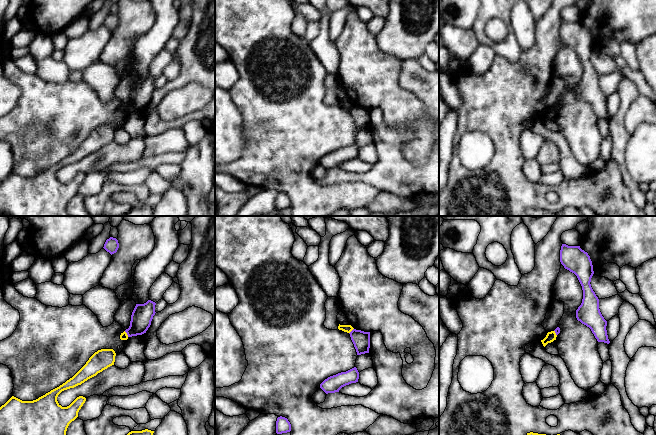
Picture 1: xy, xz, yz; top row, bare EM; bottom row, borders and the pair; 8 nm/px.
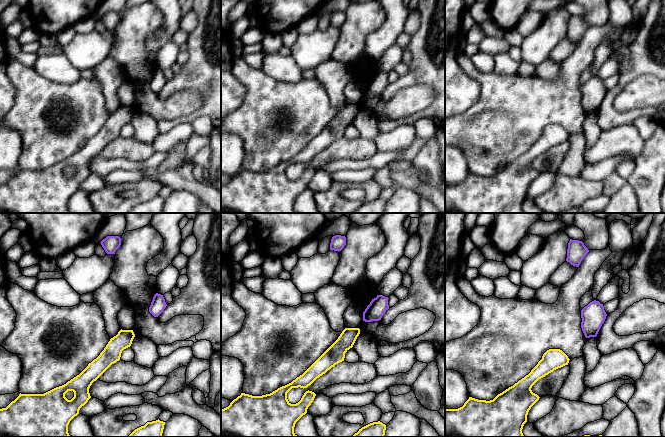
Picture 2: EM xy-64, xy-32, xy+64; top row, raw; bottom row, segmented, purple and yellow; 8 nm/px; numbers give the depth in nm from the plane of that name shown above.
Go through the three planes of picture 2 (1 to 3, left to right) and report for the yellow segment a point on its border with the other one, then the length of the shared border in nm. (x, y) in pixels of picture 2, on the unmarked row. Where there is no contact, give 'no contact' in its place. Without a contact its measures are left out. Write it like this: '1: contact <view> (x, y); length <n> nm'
1: no contact
2: no contact
3: no contact

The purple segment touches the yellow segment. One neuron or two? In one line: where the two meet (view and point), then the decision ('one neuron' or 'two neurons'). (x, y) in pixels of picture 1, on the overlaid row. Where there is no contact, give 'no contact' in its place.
xz (351, 331) | two neurons

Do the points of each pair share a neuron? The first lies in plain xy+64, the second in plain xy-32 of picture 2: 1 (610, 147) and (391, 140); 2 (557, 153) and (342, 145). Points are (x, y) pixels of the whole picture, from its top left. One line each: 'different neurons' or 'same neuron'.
1: same neuron
2: same neuron

